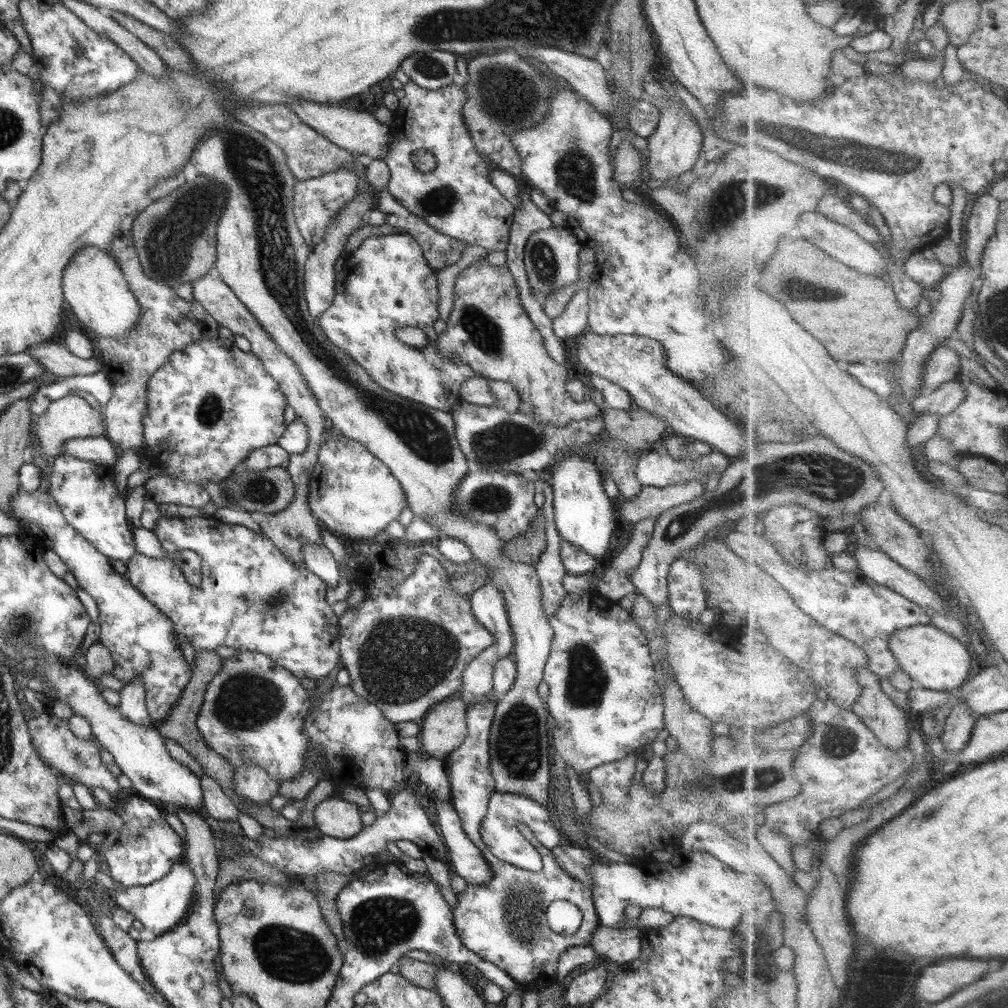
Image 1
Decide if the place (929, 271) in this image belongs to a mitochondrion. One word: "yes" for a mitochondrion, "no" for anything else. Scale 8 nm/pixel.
no

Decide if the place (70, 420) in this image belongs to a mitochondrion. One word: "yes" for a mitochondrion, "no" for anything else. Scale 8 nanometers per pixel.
no

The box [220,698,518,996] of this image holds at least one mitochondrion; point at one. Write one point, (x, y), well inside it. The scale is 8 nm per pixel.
(292, 956)

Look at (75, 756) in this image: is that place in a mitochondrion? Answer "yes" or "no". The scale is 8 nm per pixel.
yes

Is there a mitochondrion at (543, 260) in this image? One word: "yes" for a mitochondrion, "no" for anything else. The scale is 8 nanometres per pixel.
yes

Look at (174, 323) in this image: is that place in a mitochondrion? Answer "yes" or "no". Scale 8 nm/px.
no

